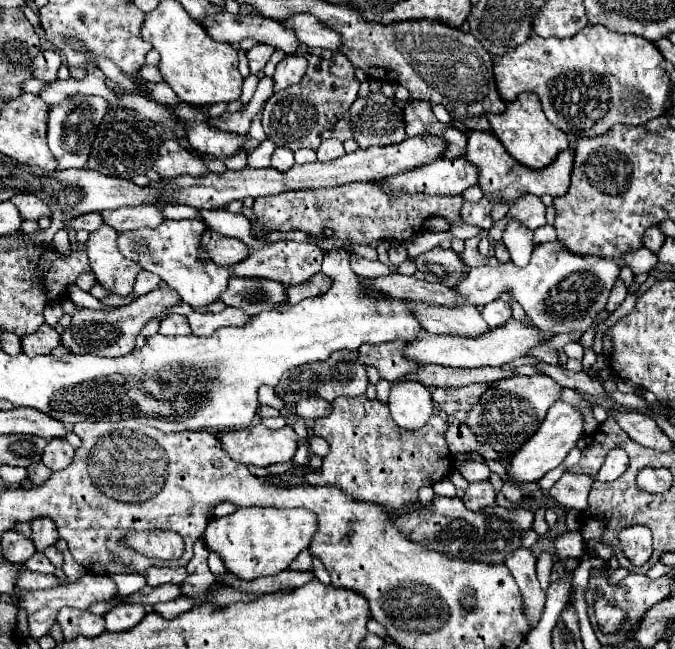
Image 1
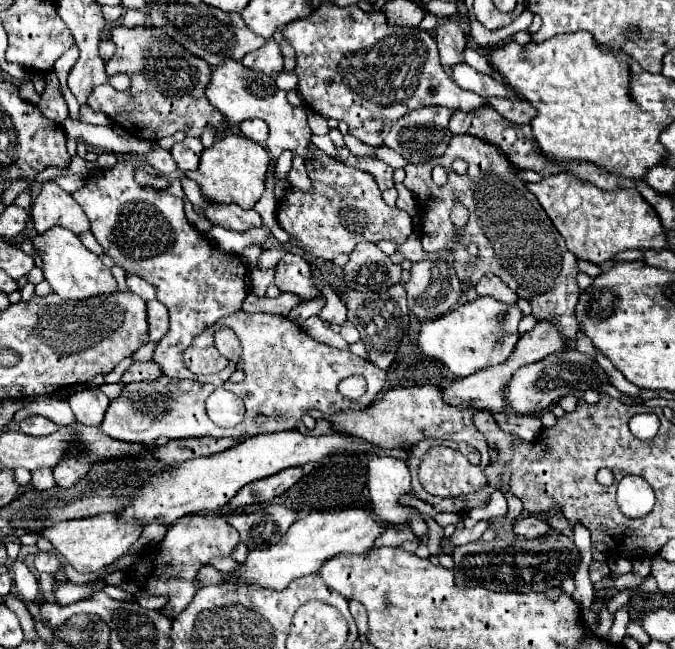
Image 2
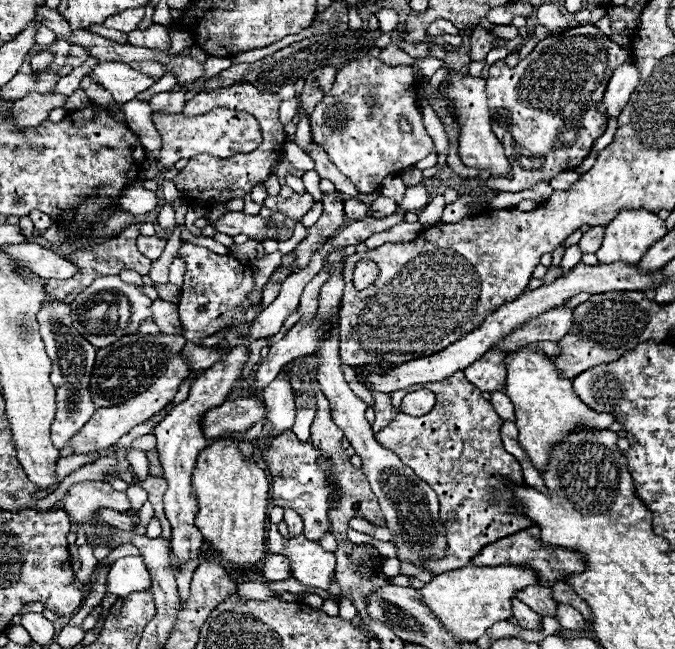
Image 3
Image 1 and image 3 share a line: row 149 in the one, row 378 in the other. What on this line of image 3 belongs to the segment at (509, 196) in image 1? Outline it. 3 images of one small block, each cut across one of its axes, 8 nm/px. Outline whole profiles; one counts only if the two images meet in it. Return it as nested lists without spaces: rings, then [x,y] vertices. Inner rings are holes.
[[[490,350],[480,360],[464,370],[468,382],[472,382],[482,392],[502,390],[504,386],[504,352]]]

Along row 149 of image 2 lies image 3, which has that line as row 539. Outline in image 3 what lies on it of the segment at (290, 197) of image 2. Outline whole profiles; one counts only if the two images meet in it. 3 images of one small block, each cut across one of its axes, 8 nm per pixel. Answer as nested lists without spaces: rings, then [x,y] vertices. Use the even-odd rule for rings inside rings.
[[[292,430],[282,432],[282,436],[276,436],[272,440],[268,452],[262,452],[264,462],[270,470],[272,476],[272,502],[274,506],[282,508],[292,508],[300,514],[304,520],[304,536],[308,540],[320,540],[322,534],[328,532],[328,508],[330,508],[330,498],[334,496],[330,492],[330,484],[324,476],[322,466],[318,464],[320,450],[316,450],[310,442],[302,444]]]

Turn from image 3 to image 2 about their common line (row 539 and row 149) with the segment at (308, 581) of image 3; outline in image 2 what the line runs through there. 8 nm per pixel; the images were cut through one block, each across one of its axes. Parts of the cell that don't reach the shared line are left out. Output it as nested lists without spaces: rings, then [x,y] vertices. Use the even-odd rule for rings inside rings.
[[[226,58],[222,64],[212,66],[212,78],[206,86],[206,96],[226,118],[228,128],[238,126],[246,118],[262,118],[270,126],[270,136],[266,140],[266,148],[276,160],[282,150],[292,150],[306,158],[306,150],[310,144],[310,128],[306,122],[306,110],[302,106],[292,106],[286,100],[286,92],[282,92],[270,76],[264,76],[258,70],[246,68],[242,62]]]

